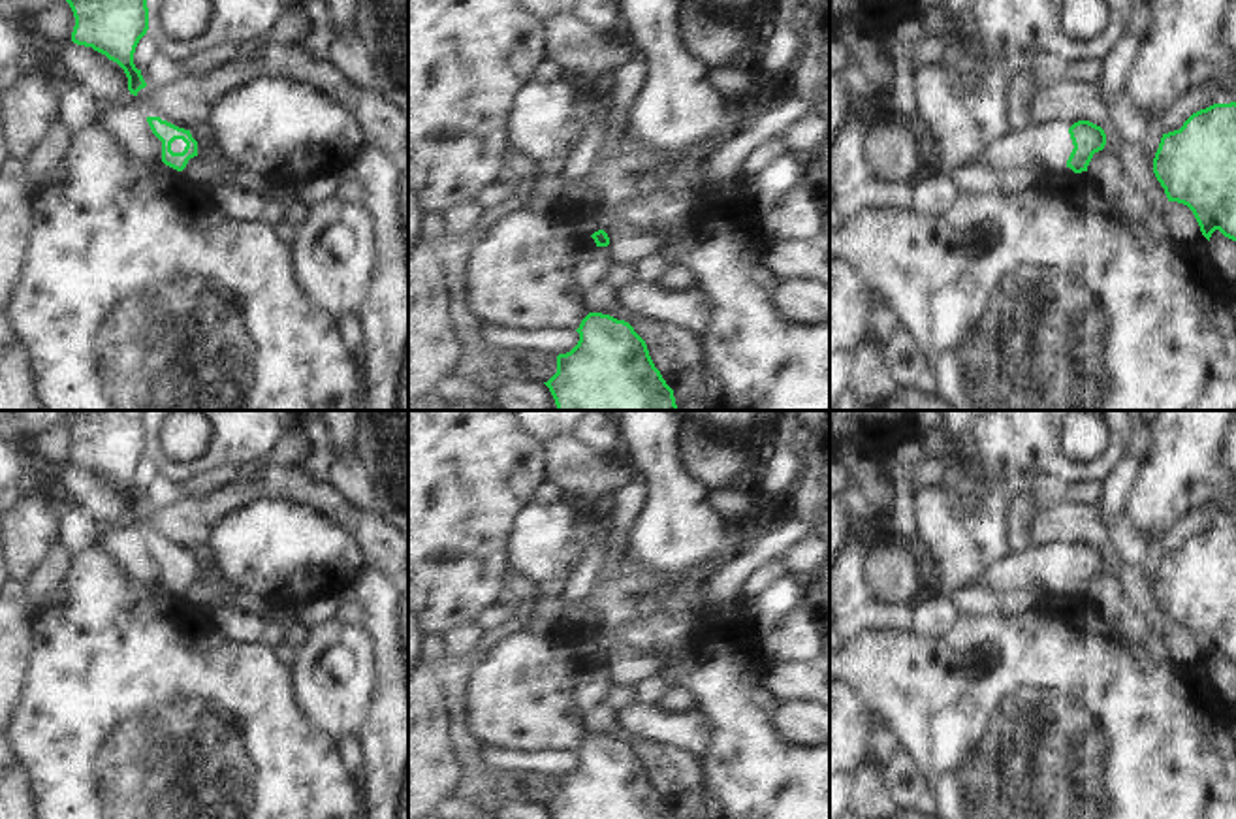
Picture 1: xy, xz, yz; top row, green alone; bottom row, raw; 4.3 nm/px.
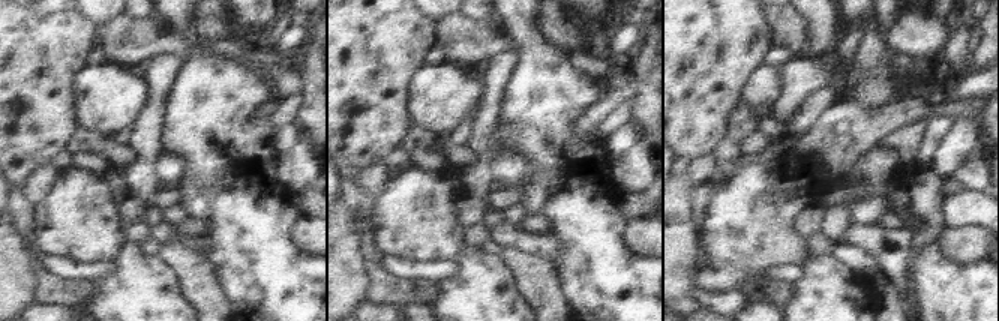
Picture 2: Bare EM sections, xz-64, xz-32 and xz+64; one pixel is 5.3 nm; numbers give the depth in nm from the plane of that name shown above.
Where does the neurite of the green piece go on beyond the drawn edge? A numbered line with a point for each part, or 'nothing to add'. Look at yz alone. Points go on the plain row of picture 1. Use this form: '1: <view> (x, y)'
1: yz (1048, 567)

